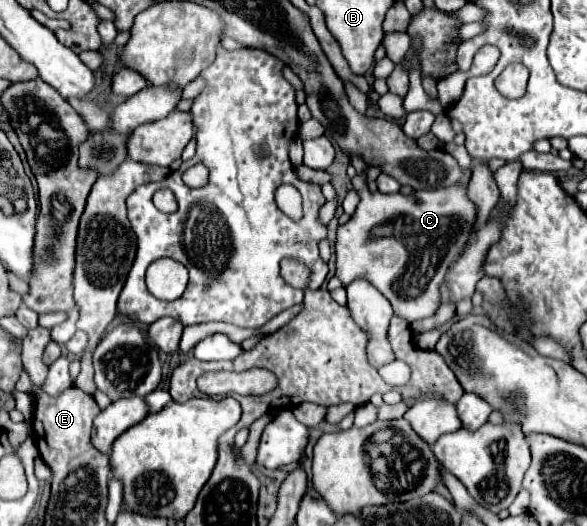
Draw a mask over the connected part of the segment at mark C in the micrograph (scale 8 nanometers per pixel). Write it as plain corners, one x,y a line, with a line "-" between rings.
365,174
355,176
351,182
359,190
361,202
349,222
337,228
335,276
343,286
359,278
369,280
391,302
395,314
407,322
433,316
441,304
439,286
475,226
477,212
465,194
467,188
449,186
403,196
399,192
371,194
365,184

